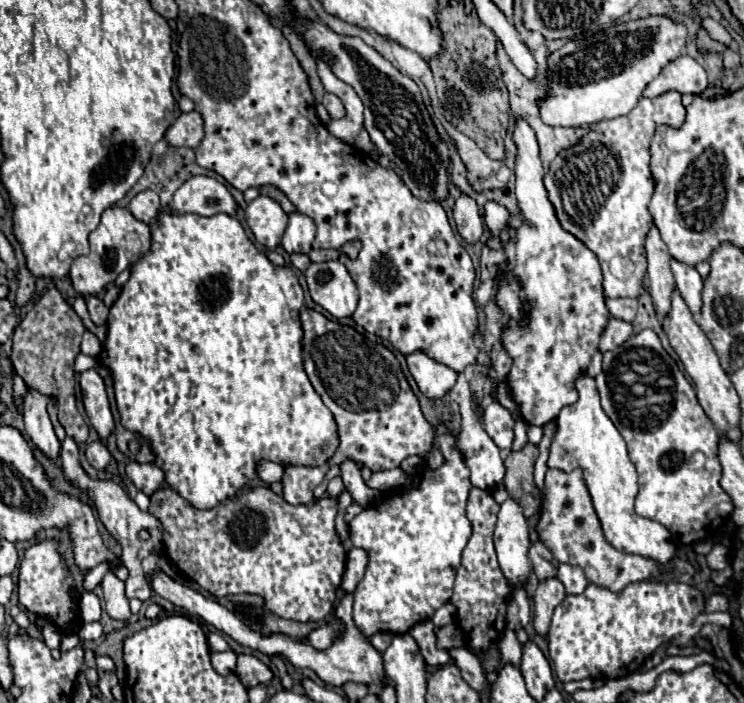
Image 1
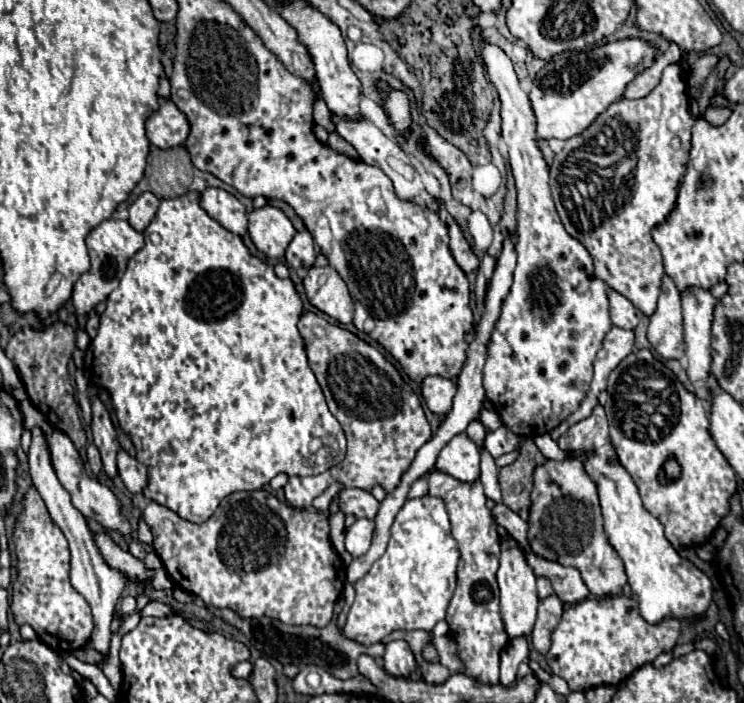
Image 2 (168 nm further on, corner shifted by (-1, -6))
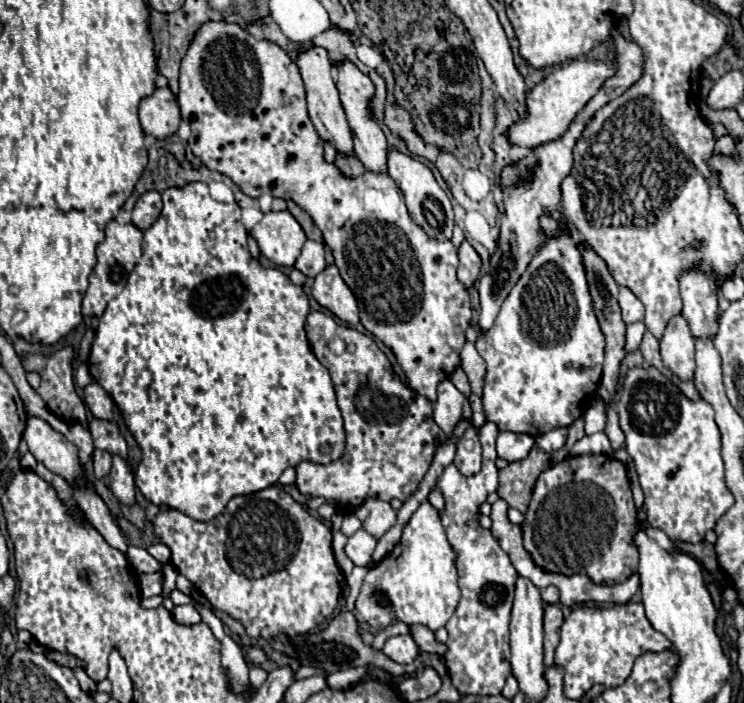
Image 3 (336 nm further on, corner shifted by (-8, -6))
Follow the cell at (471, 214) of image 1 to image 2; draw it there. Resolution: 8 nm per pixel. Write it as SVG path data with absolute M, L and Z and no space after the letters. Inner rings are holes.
M453 222L449 226L449 238L451 238L451 252L453 258L457 260L457 264L463 268L463 272L471 272L479 266L479 258L475 256L471 244L467 242L467 238L463 236L463 230L457 222Z

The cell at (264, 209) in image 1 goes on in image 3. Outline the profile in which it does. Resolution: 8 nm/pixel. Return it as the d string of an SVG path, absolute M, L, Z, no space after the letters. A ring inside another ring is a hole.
M268 212L250 230L260 252L276 266L294 266L304 242L308 240L294 216L286 212Z

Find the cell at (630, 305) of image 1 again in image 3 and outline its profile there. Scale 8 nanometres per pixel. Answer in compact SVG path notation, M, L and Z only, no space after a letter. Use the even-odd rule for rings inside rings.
M620 286L618 302L620 302L620 308L622 308L622 320L624 320L626 324L644 320L644 304L632 294L630 288Z

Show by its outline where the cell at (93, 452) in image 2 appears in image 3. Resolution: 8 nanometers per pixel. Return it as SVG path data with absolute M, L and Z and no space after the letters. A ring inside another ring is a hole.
M94 450L92 460L94 460L94 474L96 474L96 478L108 476L108 472L112 468L112 454L106 452L106 450Z

